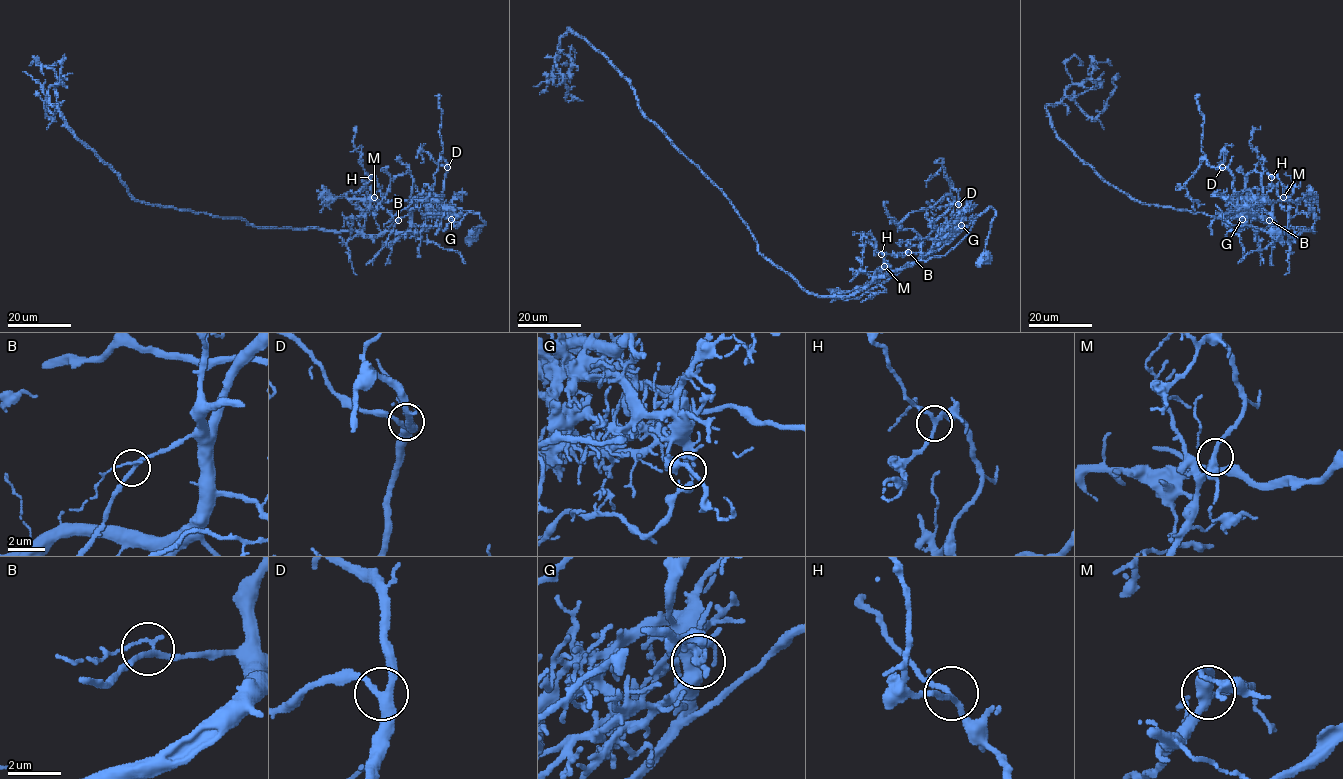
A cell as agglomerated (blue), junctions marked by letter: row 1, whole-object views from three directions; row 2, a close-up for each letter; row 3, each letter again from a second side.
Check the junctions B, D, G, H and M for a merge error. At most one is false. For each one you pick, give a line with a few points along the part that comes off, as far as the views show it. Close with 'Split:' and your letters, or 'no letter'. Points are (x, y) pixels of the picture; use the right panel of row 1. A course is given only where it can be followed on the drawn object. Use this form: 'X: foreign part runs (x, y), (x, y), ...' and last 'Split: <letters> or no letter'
G: foreign part runs (1242, 219), (1247, 206), (1281, 198), (1294, 201), (1314, 193), (1317, 197), (1305, 199), (1314, 213), (1314, 232)
Split: G

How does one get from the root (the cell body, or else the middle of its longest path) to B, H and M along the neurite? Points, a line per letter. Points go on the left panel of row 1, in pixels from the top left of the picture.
B: (476, 233), (474, 229), (478, 225), (485, 225), (478, 213), (439, 203), (418, 201), (410, 213), (398, 220)
H: (476, 233), (485, 225), (478, 213), (418, 201), (406, 231), (365, 235), (365, 215), (378, 189), (371, 177)
M: (476, 233), (485, 225), (478, 213), (418, 201), (406, 231), (365, 235), (365, 215), (374, 197)

